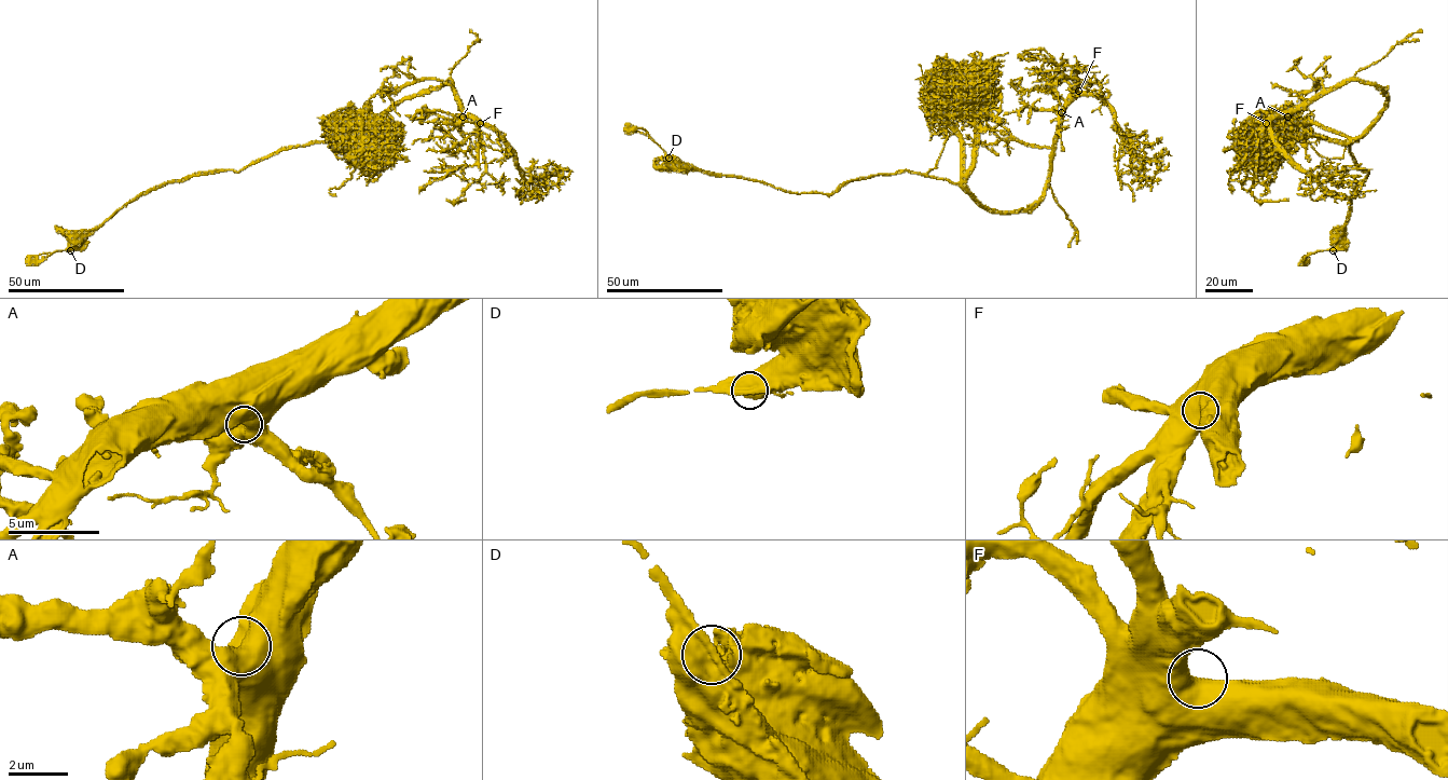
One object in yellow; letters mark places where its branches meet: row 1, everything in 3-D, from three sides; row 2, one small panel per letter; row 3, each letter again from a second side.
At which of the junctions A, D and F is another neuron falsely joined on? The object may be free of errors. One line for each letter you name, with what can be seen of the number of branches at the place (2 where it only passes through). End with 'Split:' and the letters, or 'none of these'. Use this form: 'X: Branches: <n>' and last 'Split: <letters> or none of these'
D: Branches: 1
Split: D

